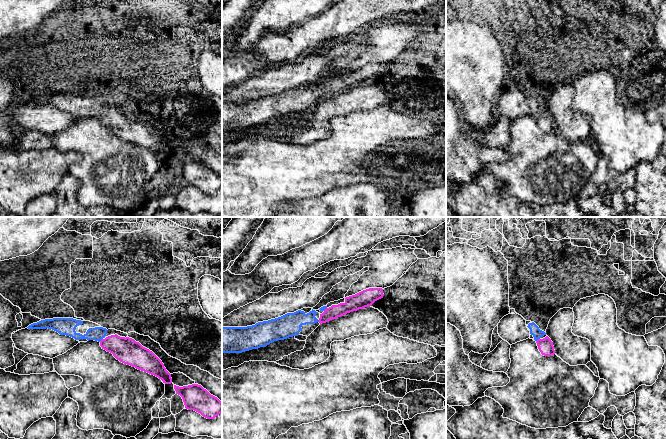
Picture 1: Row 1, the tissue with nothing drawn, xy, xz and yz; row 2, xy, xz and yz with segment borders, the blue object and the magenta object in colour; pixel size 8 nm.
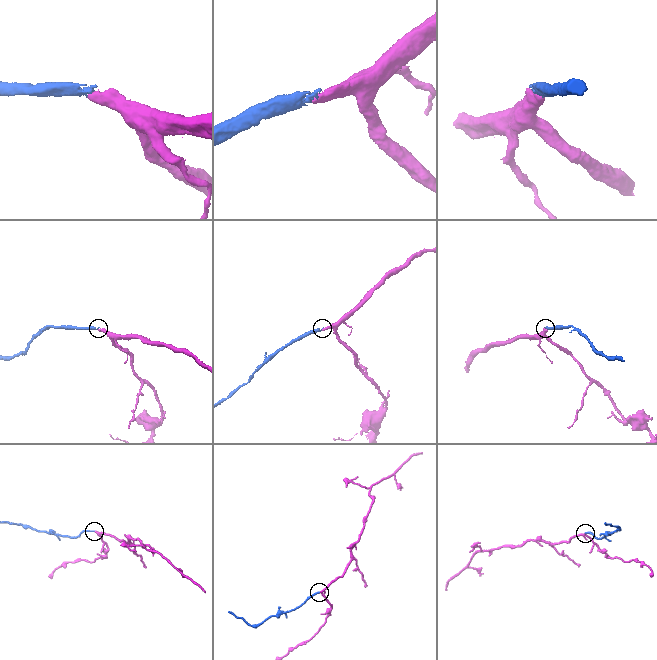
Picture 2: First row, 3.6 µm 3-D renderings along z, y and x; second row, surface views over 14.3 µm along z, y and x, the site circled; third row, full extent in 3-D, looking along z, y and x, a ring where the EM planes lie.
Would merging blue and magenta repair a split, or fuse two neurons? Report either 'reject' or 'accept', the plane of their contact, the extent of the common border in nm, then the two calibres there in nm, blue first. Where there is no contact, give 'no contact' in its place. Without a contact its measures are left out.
accept | yz | 40 nm | 80/120 nm

